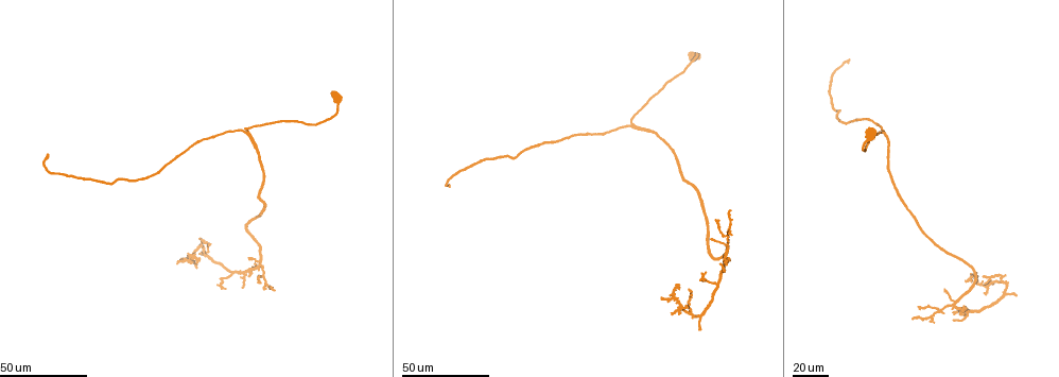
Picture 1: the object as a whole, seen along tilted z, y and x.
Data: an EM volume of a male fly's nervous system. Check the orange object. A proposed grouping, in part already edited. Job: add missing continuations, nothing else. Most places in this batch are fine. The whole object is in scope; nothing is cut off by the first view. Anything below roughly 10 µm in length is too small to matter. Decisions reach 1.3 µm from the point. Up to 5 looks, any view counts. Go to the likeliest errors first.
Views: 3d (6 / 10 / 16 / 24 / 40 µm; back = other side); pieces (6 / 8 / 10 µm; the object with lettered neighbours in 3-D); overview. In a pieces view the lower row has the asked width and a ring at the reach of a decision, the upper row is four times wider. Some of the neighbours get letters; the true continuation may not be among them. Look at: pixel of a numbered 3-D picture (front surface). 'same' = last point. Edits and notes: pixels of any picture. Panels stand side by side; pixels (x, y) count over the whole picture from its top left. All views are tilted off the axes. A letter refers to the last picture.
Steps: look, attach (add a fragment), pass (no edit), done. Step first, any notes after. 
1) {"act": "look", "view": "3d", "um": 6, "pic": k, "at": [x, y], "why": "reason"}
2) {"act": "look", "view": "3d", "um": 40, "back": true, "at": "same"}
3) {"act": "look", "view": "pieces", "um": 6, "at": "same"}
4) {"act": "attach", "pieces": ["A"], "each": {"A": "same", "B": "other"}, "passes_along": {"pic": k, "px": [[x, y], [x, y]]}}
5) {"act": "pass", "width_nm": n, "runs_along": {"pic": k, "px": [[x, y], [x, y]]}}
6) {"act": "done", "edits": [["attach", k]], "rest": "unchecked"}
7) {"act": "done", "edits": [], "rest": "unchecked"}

{"act": "look", "view": "3d", "um": 24, "pic": 1, "at": [1016, 294], "why": "branch stops here"}

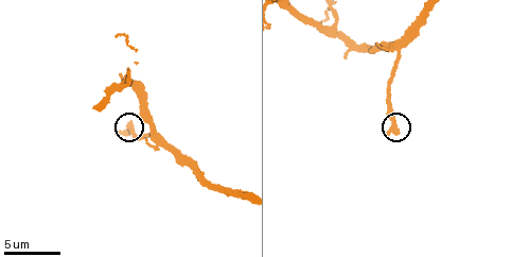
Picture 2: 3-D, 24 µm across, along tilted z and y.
{"act": "look", "view": "pieces", "um": 6, "pic": 2, "at": [119, 132], "why": "what lies round it"}

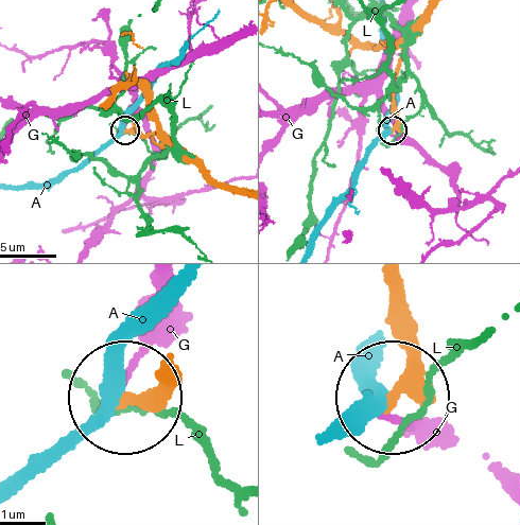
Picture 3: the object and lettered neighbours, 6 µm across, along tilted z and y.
{"act": "pass", "each": {"A": "other", "G": "other", "L": "other"}, "runs_along": {"pic": 3, "px": [[399, 287], [406, 363], [396, 387]]}, "found": "none of them fits"}

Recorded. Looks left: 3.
{"act": "look", "view": "3d", "um": 40, "pic": 1, "at": [966, 282], "why": "an open end"}

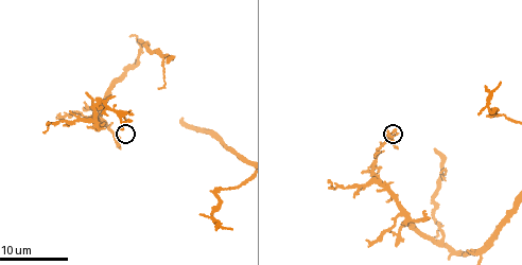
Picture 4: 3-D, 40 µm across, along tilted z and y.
{"act": "look", "view": "pieces", "um": 10, "pic": 4, "at": [386, 130]}

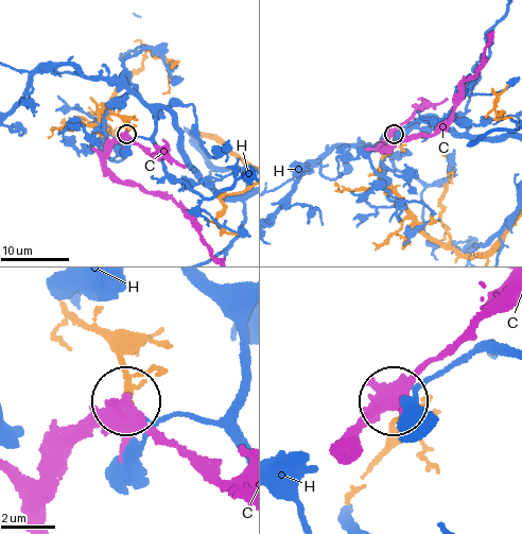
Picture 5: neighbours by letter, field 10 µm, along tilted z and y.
{"act": "pass", "each": {"C": "other", "H": "other"}, "runs_along": {"pic": 5, "px": [[68, 307], [115, 352], [127, 400]]}, "found": "no lettered fragment goes on from it"}

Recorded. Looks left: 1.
{"act": "done", "edits": [], "rest": "unchecked"}

